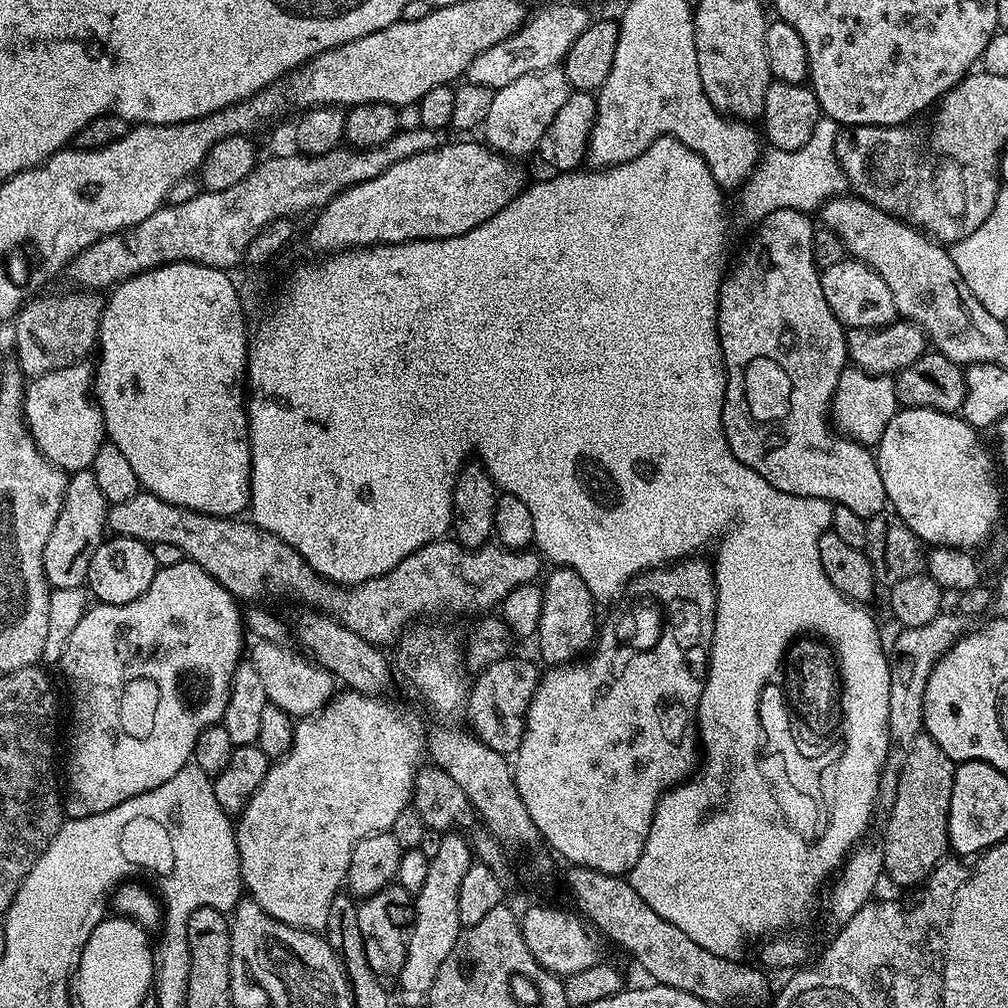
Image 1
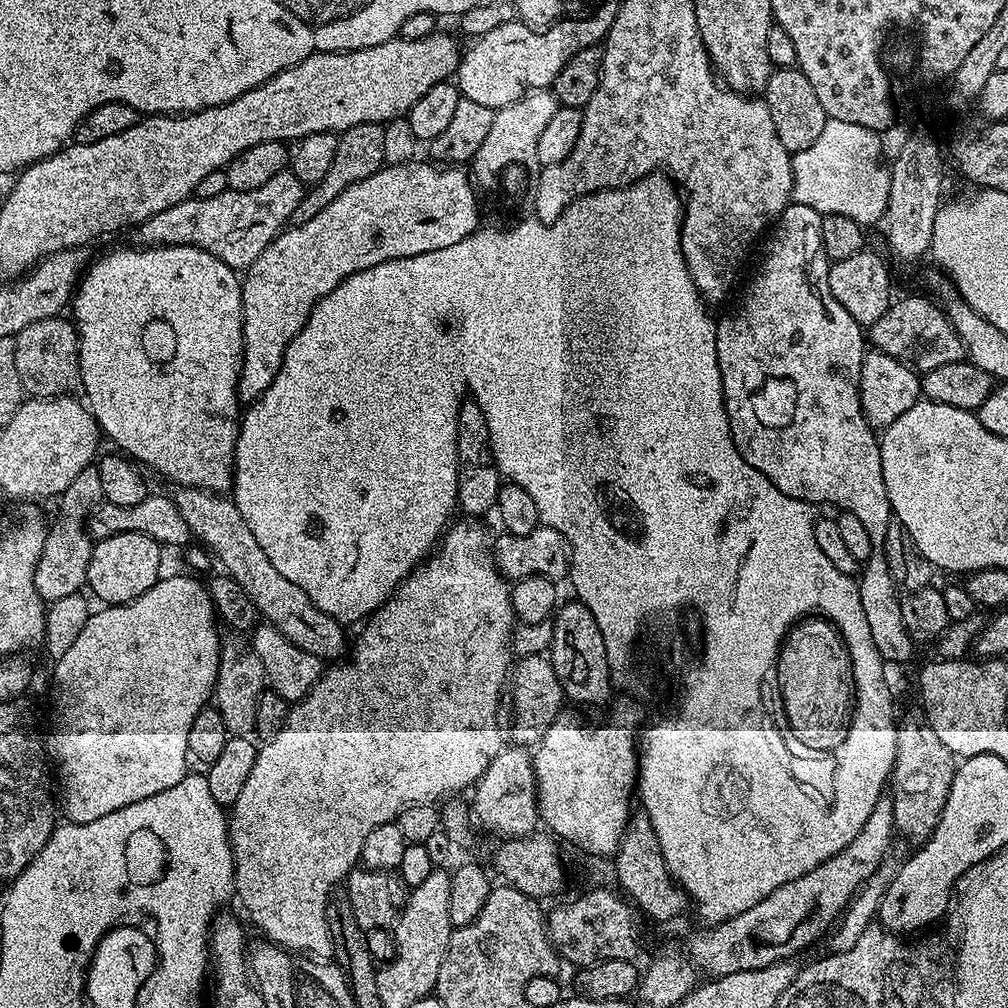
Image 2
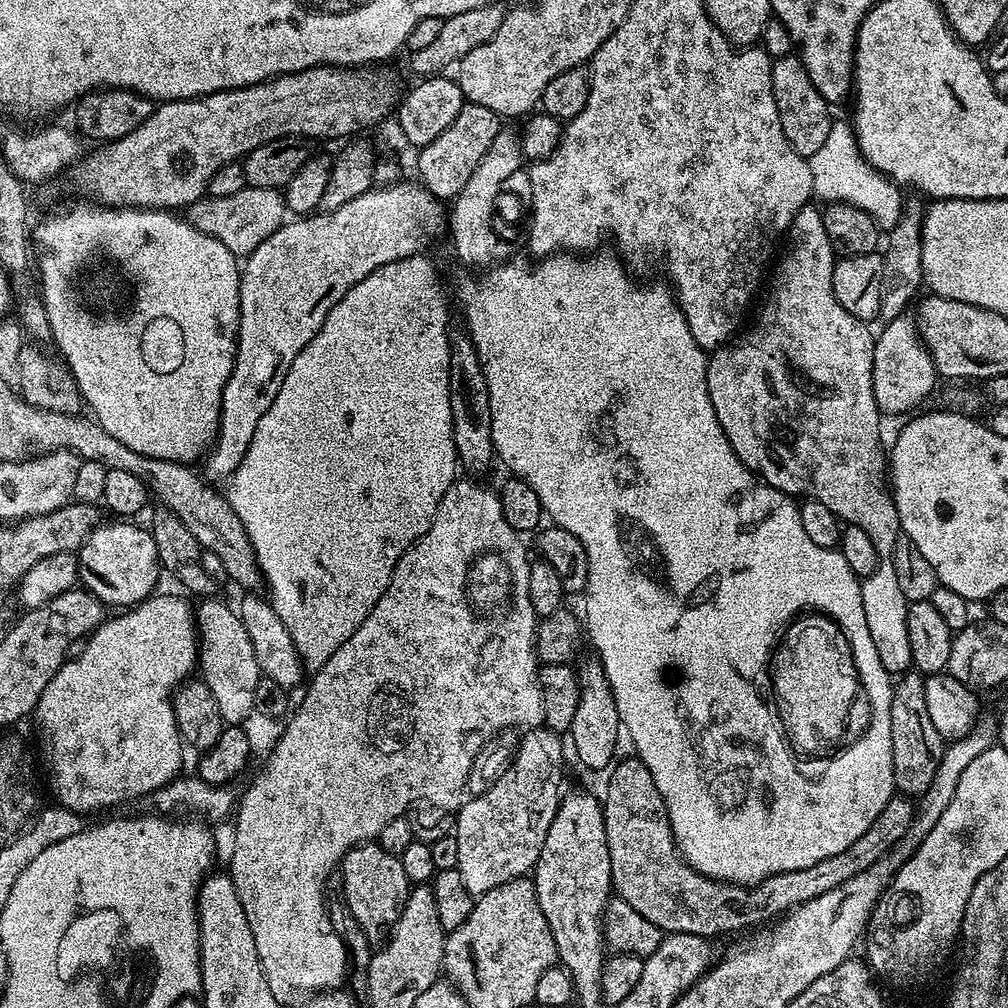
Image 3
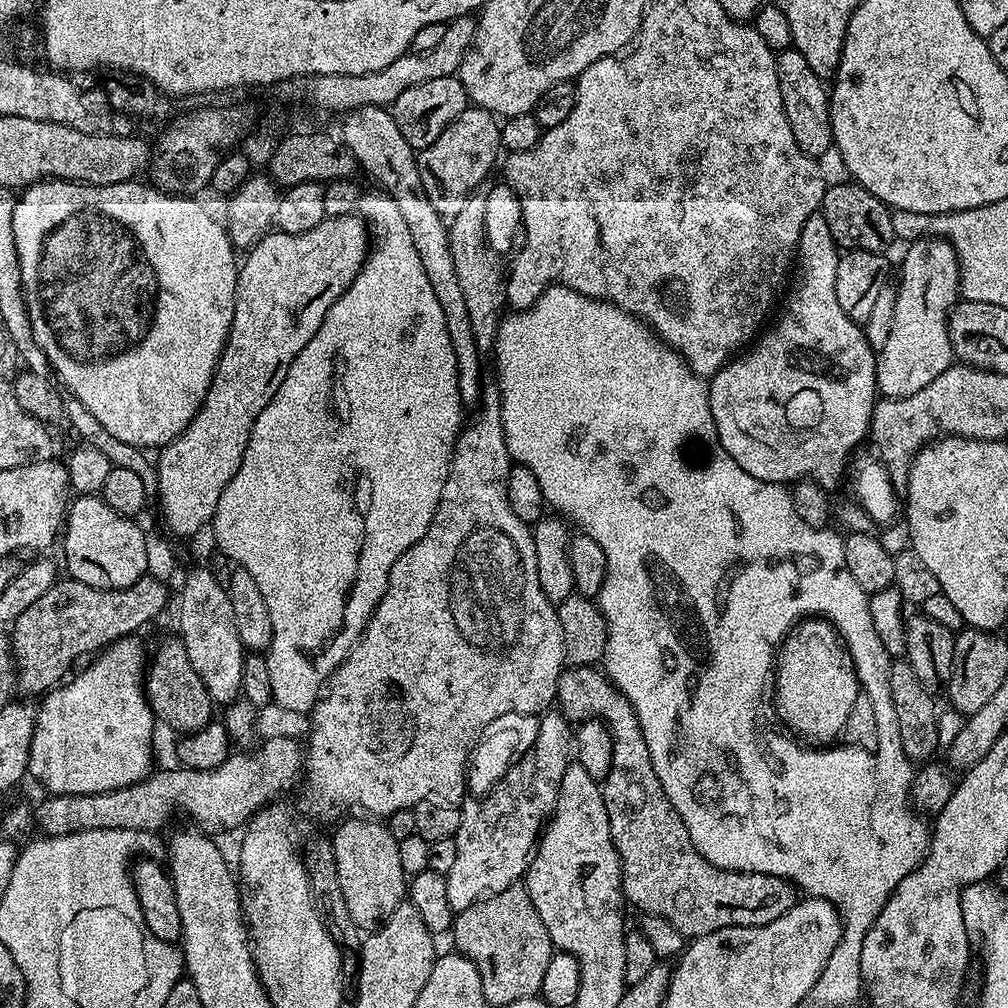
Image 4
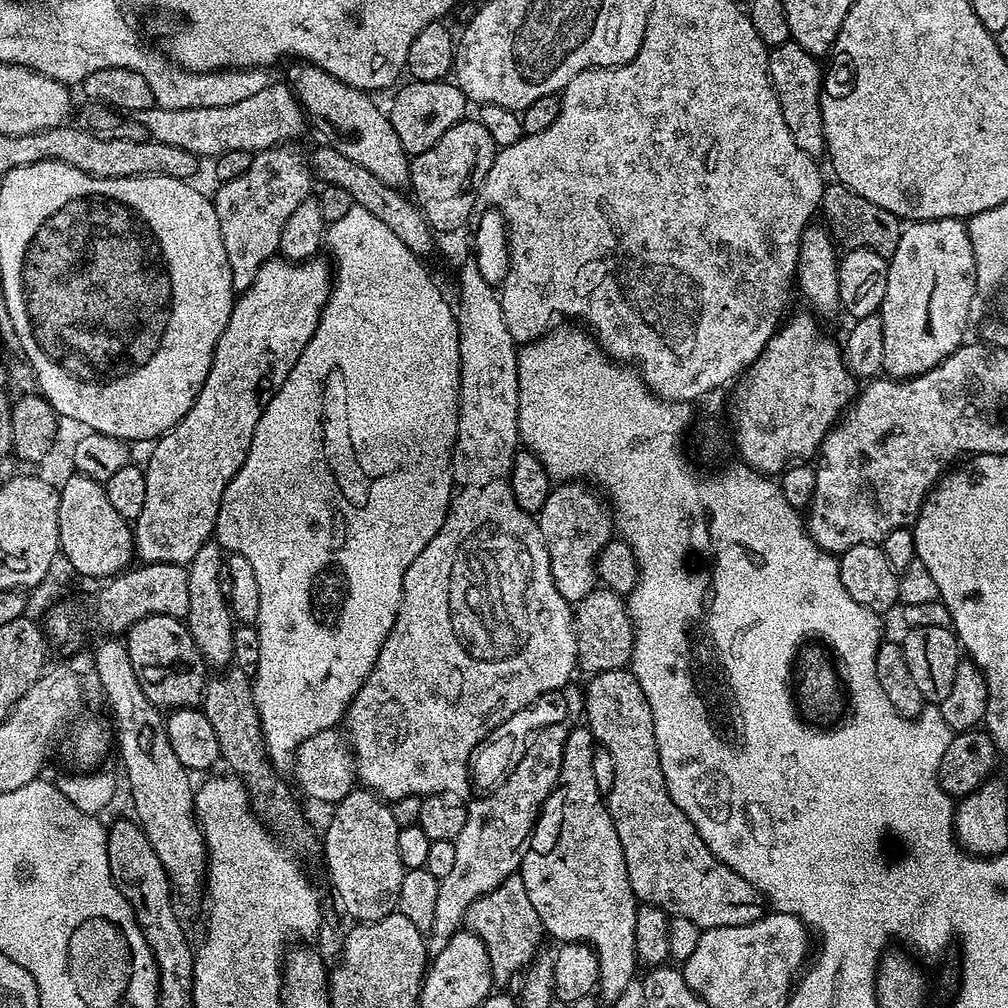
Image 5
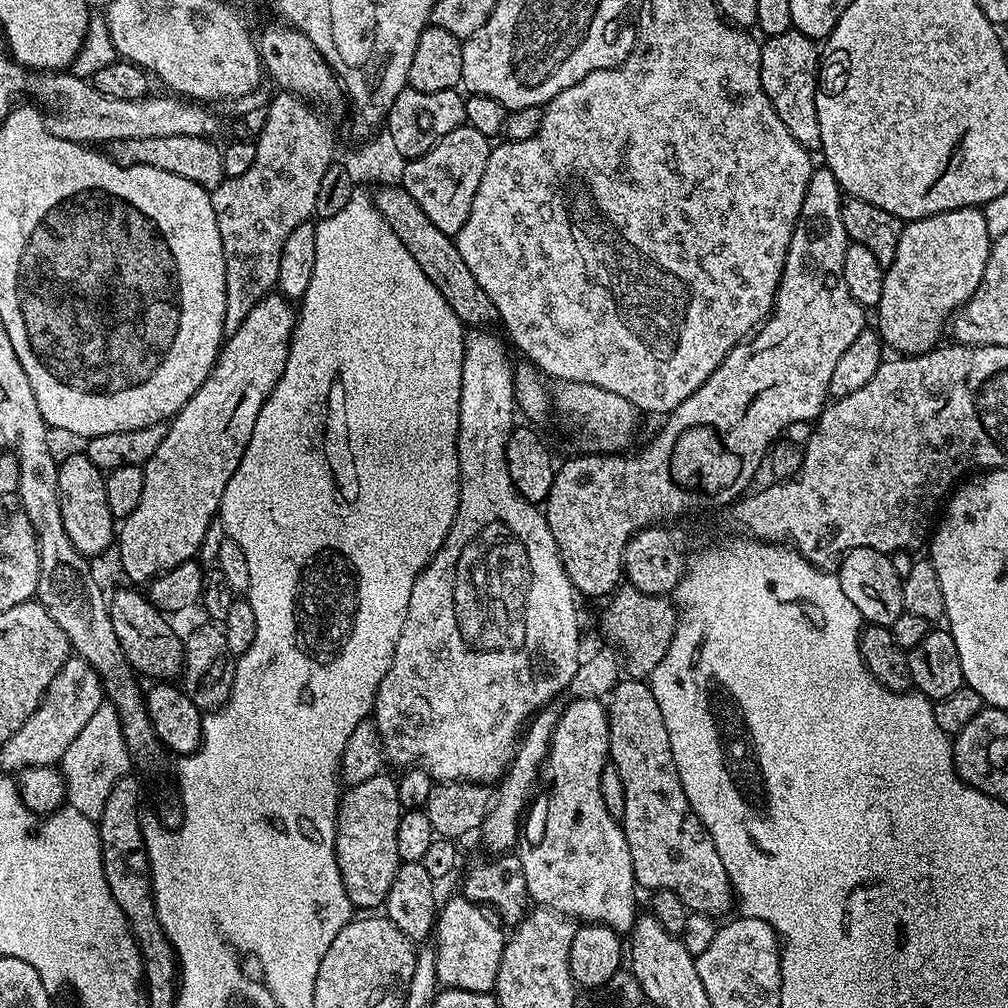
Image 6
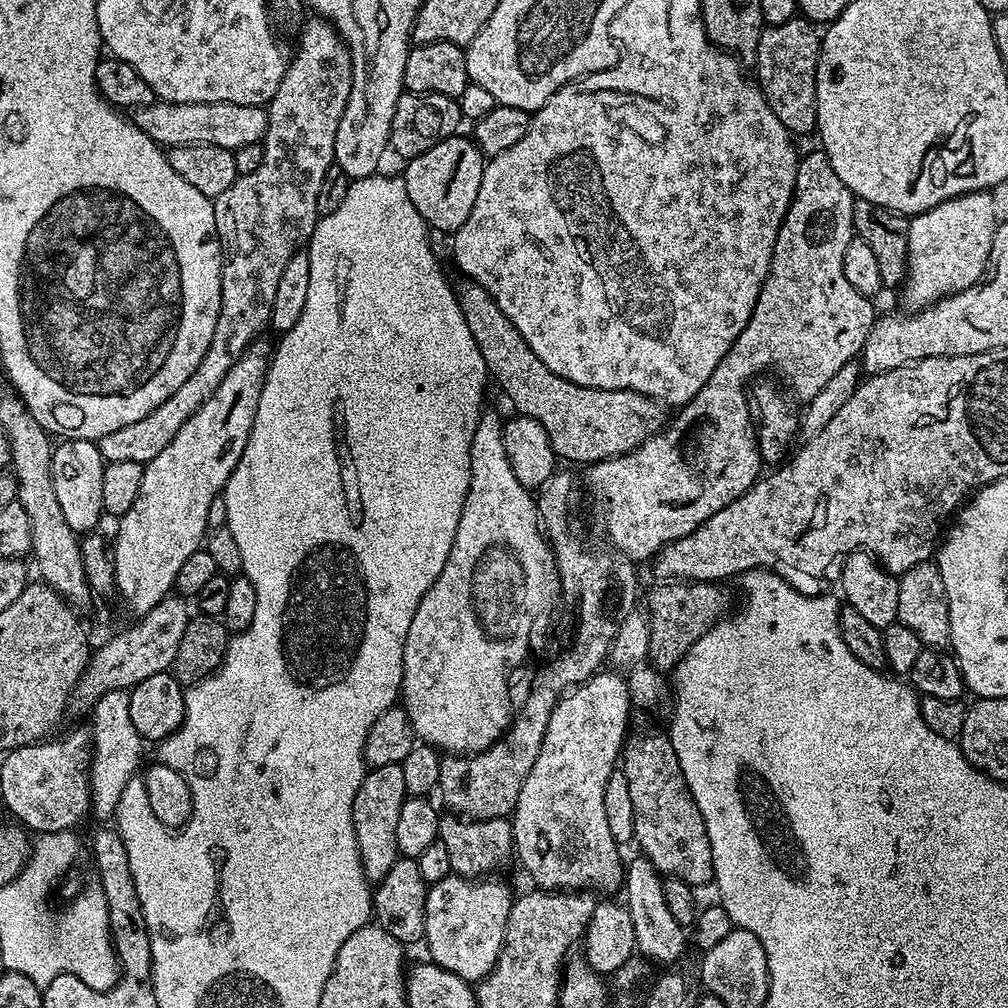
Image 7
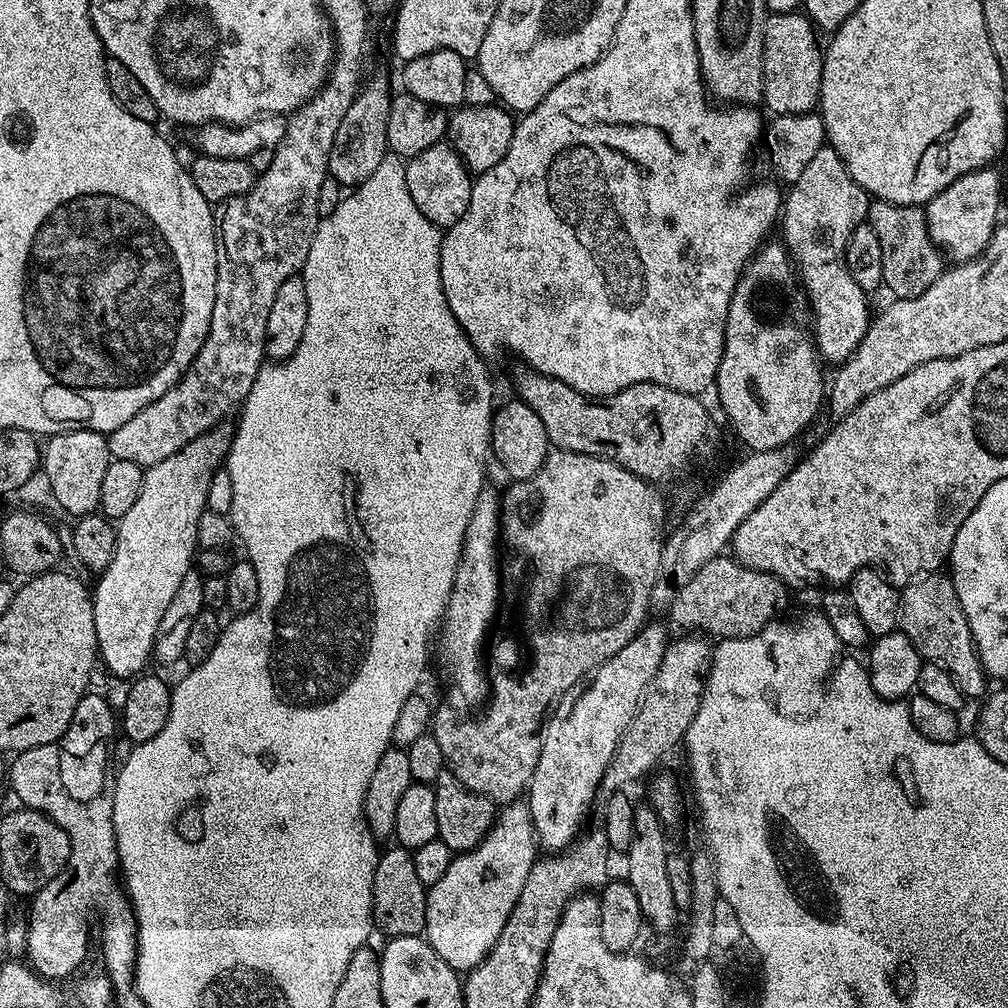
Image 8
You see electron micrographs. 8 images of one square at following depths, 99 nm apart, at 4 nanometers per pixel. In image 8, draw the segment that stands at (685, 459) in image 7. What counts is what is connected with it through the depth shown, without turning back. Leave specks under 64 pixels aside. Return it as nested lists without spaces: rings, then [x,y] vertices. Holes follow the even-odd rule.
[[[830,146],[820,148],[818,154],[810,158],[806,170],[802,170],[802,174],[798,174],[798,178],[791,181],[789,188],[792,189],[786,192],[782,200],[782,228],[784,224],[782,243],[788,249],[793,264],[796,265],[798,279],[810,301],[811,315],[813,317],[816,315],[814,343],[819,355],[825,361],[843,362],[855,350],[858,342],[862,342],[870,323],[869,297],[860,289],[858,282],[850,278],[850,270],[846,266],[848,235],[859,224],[865,223],[870,197],[862,186],[858,186],[858,182],[854,182],[854,178],[850,178],[842,158]]]

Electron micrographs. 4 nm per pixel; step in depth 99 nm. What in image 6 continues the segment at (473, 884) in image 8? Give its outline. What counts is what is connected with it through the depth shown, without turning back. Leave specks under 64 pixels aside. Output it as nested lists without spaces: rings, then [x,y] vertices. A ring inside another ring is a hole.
[[[456,894],[453,900],[448,900],[439,905],[436,913],[436,927],[434,929],[434,943],[438,954],[438,978],[444,988],[457,988],[471,992],[492,992],[496,987],[498,966],[502,962],[502,950],[506,932],[493,917],[487,916],[485,909],[474,901],[470,901],[461,894]]]

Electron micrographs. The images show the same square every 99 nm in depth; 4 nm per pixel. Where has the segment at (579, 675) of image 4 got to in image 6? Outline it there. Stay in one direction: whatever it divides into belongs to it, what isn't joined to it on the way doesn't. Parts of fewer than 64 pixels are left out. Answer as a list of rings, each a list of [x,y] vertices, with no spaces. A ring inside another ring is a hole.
[[[631,678],[621,679],[608,693],[606,707],[610,762],[618,766],[618,774],[622,774],[622,786],[626,786],[622,827],[630,846],[630,862],[634,866],[637,885],[647,890],[672,890],[678,894],[678,898],[682,898],[689,912],[701,912],[713,918],[727,917],[727,912],[734,908],[732,883],[726,874],[726,866],[722,866],[722,858],[718,858],[714,838],[710,838],[698,814],[694,814],[694,810],[688,806],[686,790],[682,790],[682,782],[678,778],[678,766],[674,766],[670,734],[666,734],[666,722],[662,722],[662,710],[658,710],[658,698],[654,698],[651,683]]]

